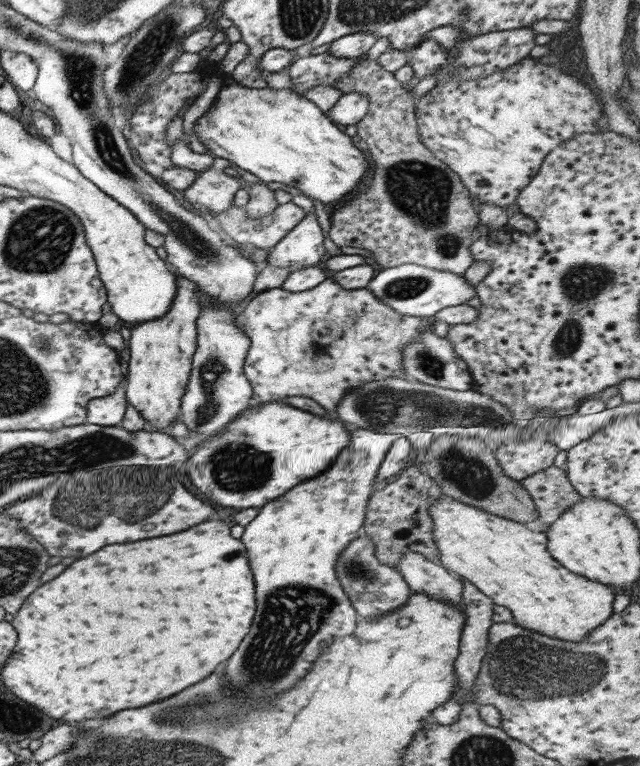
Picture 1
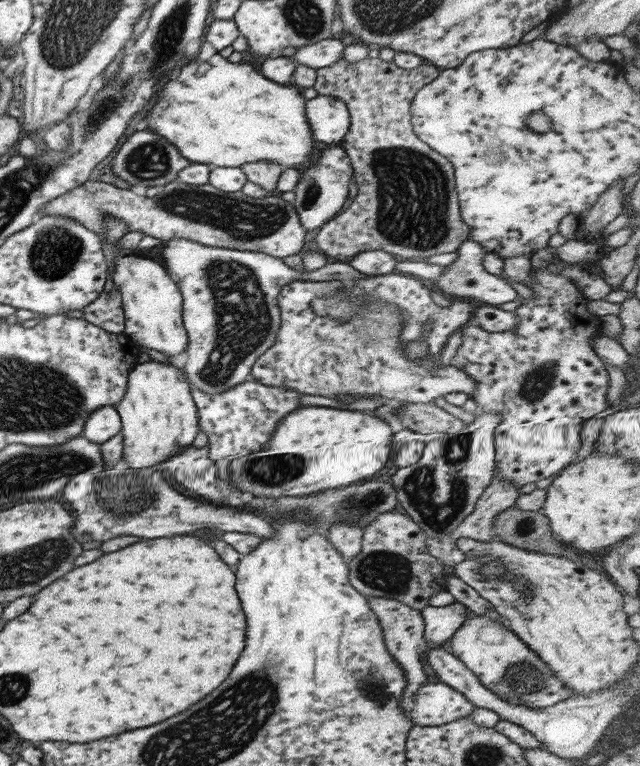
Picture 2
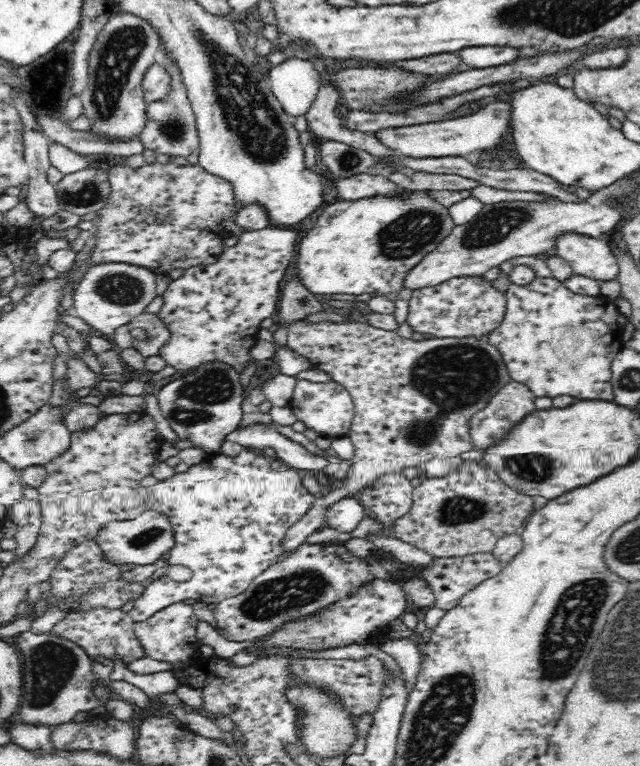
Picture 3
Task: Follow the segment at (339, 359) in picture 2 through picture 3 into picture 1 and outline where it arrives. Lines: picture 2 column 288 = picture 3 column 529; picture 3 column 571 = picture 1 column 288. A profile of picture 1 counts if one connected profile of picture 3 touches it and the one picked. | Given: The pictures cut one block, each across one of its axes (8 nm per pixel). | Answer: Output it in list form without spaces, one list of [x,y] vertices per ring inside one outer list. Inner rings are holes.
[[[328,278],[325,282],[318,284],[318,286],[302,292],[290,292],[283,290],[282,287],[265,290],[246,304],[246,308],[237,316],[237,324],[250,337],[250,348],[247,352],[243,369],[253,389],[252,401],[254,404],[256,402],[268,402],[268,400],[284,400],[288,396],[302,396],[320,404],[328,414],[336,414],[338,403],[352,390],[359,388],[358,384],[360,382],[384,380],[384,378],[390,377],[406,379],[406,373],[404,373],[404,367],[402,367],[402,350],[410,345],[410,342],[418,340],[420,335],[427,329],[433,330],[432,323],[428,319],[419,318],[418,316],[403,316],[402,313],[394,311],[386,303],[382,303],[367,287],[358,290],[346,290],[338,282],[335,282],[334,278]]]

